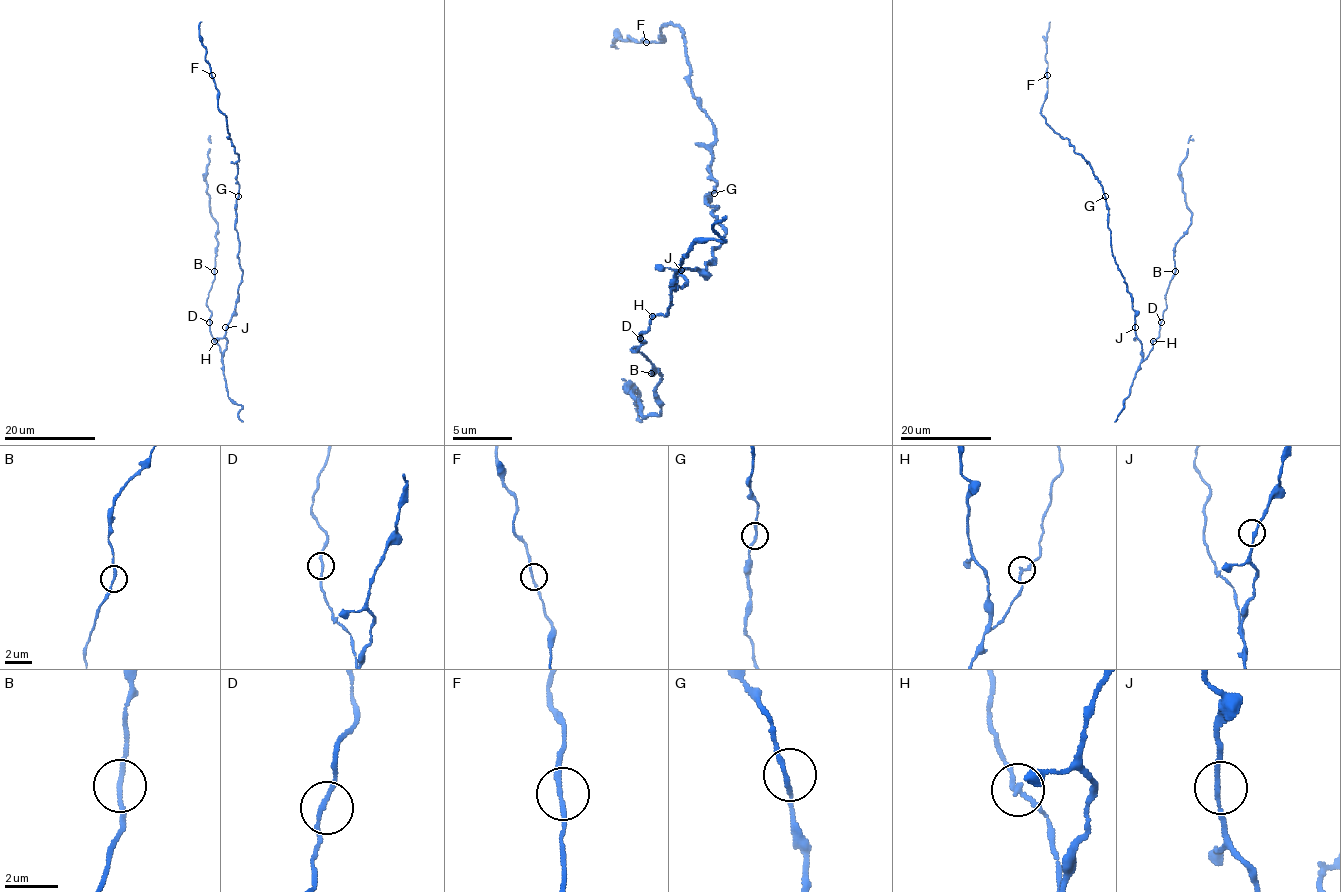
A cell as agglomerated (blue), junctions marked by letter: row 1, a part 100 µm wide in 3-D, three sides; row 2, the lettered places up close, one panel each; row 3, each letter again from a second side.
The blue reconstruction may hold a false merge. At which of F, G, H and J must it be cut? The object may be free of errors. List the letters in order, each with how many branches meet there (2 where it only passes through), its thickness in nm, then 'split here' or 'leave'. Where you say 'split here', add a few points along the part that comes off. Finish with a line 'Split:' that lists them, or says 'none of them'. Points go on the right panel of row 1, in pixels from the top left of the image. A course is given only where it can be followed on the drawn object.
F: branches 2; calibre 170 nm; leave
G: branches 2; calibre 170 nm; leave
H: branches 2; calibre 180 nm; leave
J: branches 2; calibre 160 nm; leave
Split: none of them

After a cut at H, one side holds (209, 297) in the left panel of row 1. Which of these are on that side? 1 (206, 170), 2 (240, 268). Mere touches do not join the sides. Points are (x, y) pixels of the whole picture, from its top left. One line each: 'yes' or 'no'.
1: yes
2: no

